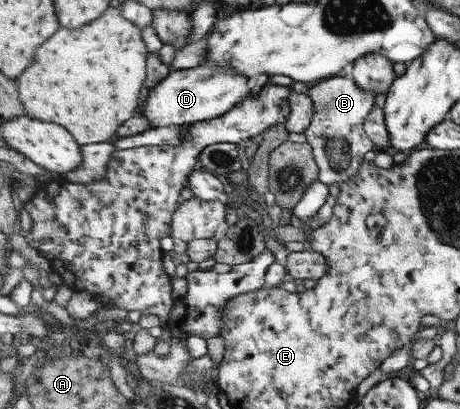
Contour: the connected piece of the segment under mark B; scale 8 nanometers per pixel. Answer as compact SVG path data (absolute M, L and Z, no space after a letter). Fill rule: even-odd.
M348 73L323 78L311 84L307 94L313 102L313 116L304 134L313 147L319 165L319 180L330 184L348 181L359 174L364 155L374 149L373 139L366 133L364 123L376 107L378 94L360 87Z

